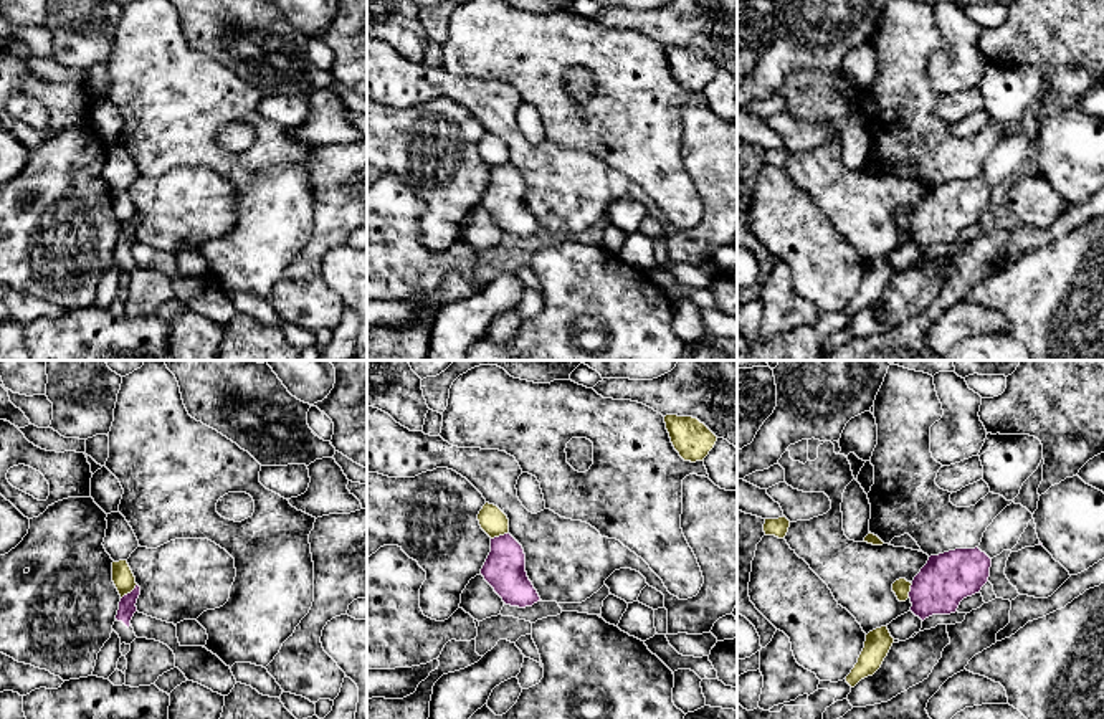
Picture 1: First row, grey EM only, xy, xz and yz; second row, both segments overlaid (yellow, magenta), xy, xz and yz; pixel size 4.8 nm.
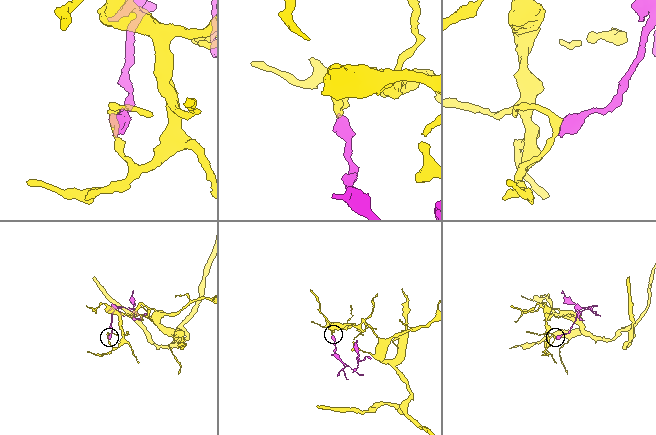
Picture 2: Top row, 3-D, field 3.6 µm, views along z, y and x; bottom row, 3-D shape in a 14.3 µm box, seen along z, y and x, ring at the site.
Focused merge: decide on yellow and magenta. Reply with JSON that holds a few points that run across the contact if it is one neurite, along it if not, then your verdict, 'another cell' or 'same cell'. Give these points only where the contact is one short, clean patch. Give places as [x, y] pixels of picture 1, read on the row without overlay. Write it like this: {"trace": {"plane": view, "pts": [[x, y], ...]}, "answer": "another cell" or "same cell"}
{"trace": {"plane": "xy", "pts": [[136, 214], [121, 228]]}, "answer": "another cell"}

